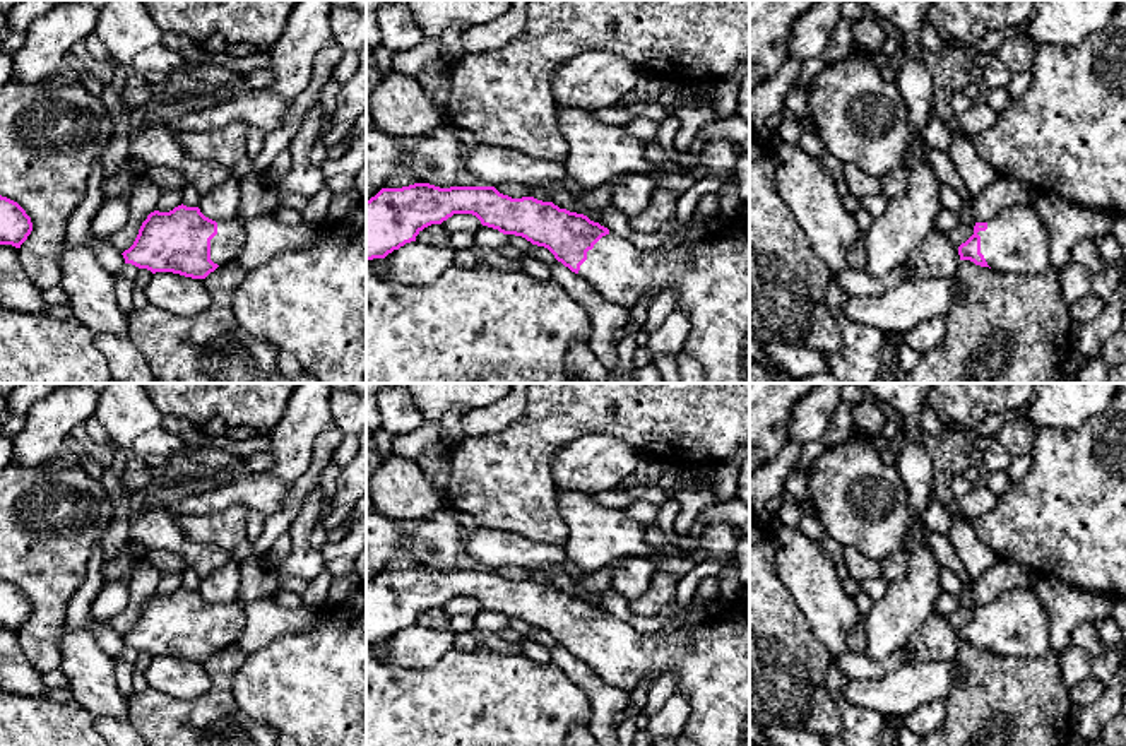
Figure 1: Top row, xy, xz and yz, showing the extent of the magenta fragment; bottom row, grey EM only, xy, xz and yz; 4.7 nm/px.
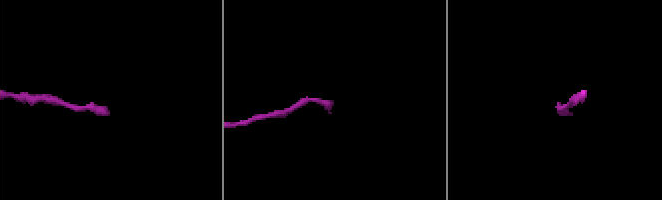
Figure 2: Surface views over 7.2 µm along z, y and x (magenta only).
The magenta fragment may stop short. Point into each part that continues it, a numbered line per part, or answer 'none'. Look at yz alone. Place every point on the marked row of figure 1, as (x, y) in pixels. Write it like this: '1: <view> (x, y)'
1: yz (1017, 242)

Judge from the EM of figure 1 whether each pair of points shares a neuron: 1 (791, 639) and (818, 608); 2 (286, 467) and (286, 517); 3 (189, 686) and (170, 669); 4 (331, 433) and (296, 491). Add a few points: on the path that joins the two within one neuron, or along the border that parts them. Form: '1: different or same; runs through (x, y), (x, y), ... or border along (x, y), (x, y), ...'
1: different; border along (786, 586), (810, 632), (830, 654)
2: different; border along (312, 452), (308, 467), (290, 486)
3: same; runs through (183, 681), (175, 674)
4: same; runs through (324, 447), (310, 478)

